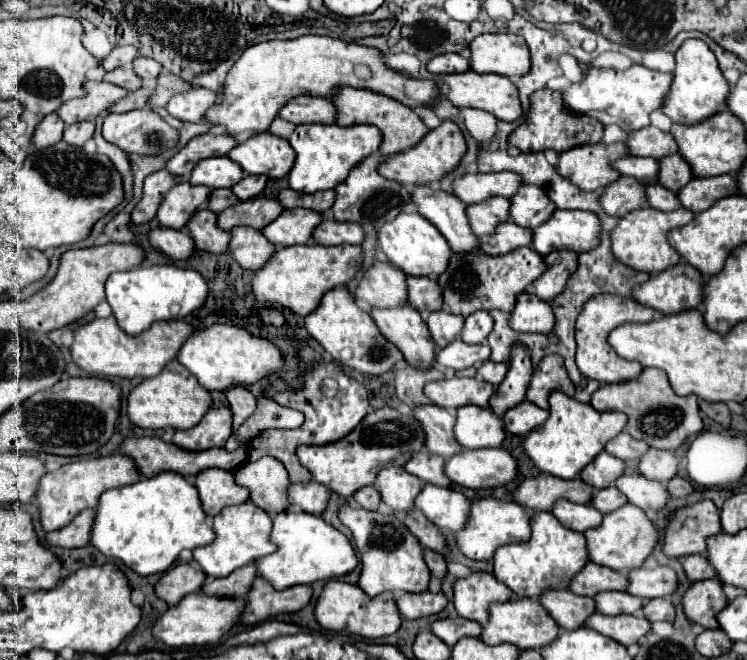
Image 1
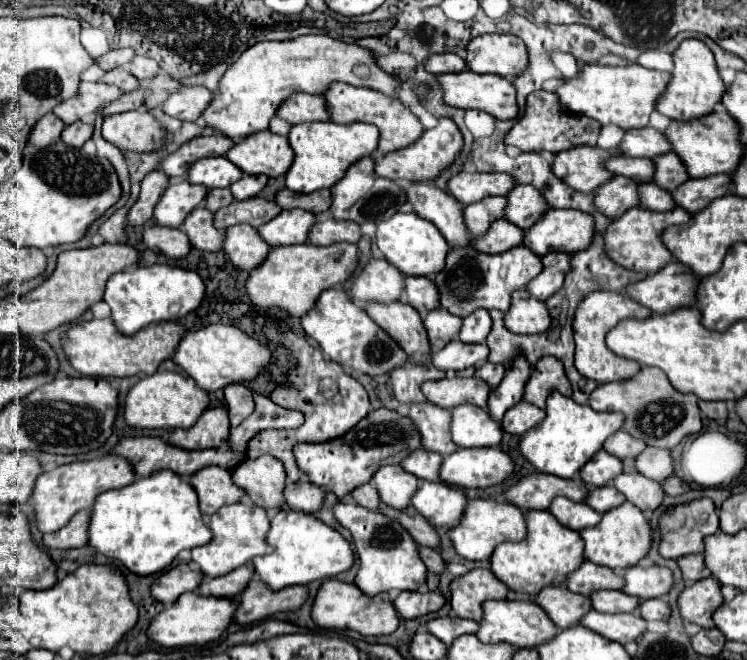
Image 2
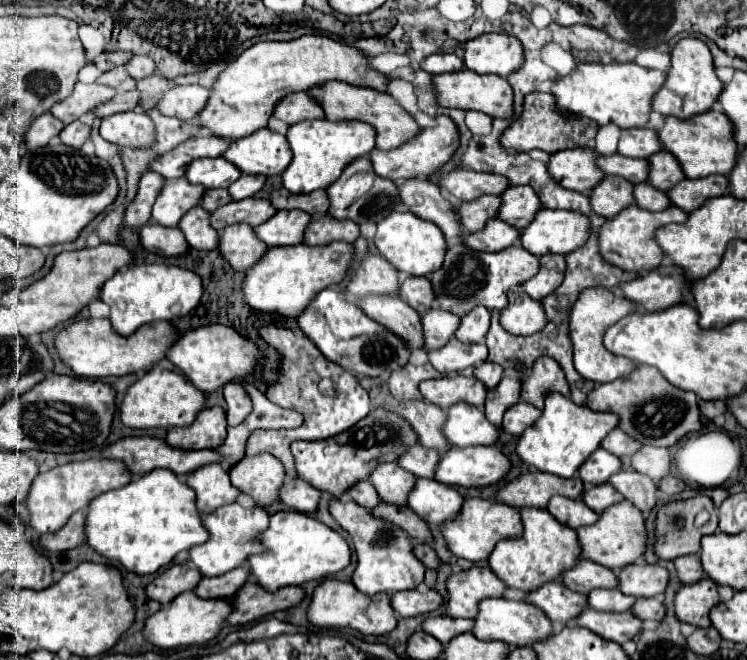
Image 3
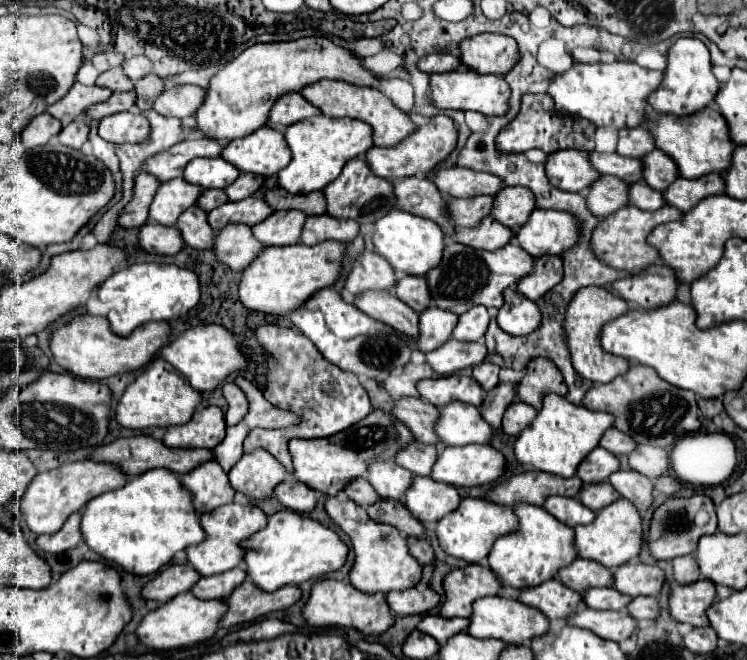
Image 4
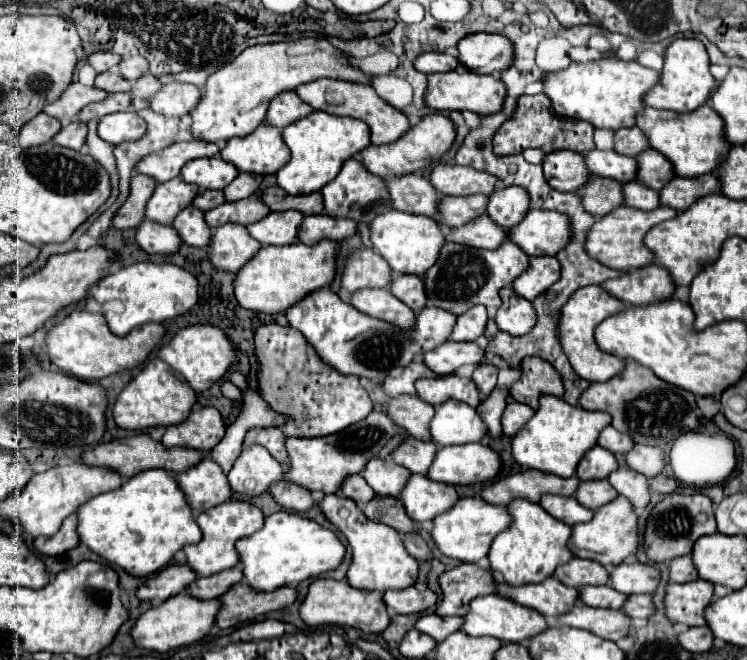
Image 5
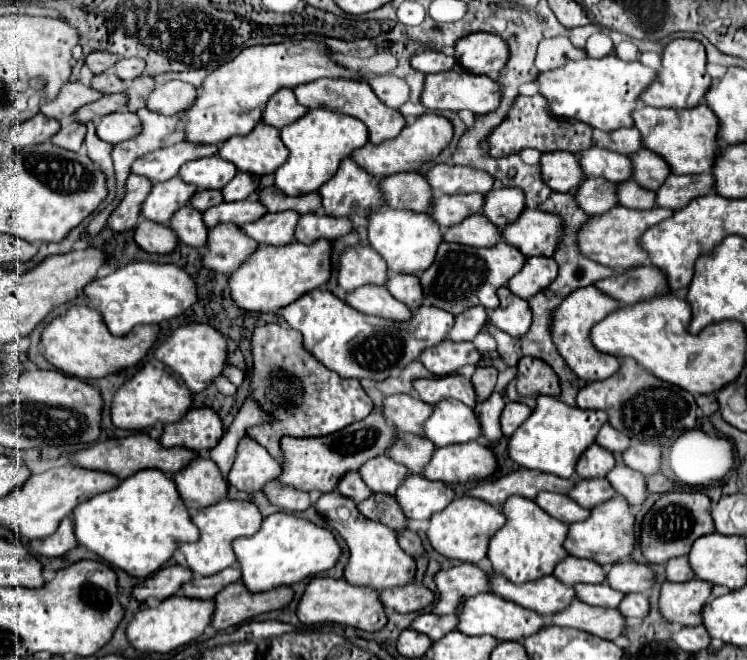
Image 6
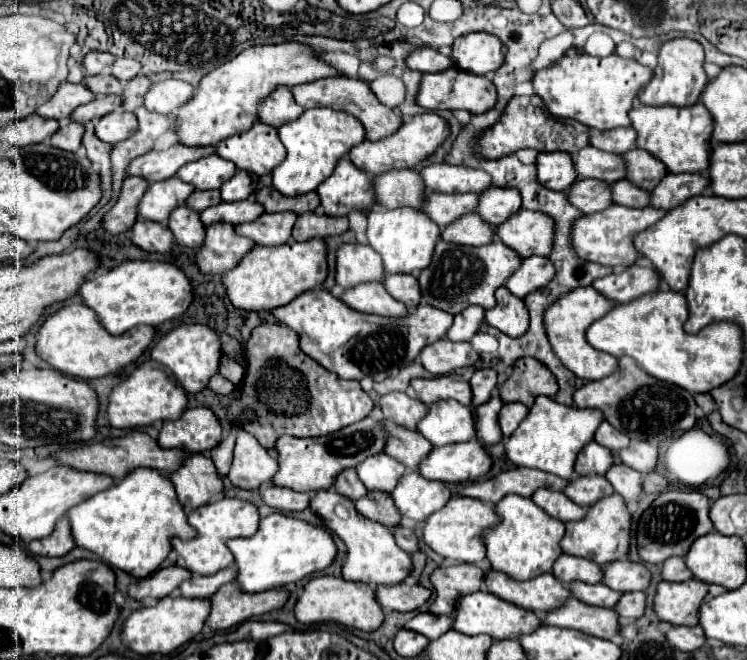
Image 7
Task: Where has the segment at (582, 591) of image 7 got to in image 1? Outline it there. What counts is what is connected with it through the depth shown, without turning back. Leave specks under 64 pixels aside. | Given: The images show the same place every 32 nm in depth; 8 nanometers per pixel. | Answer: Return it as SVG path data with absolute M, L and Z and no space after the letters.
M602 592L594 600L596 600L598 610L608 616L640 614L644 608L644 600L638 596L632 596L628 592Z

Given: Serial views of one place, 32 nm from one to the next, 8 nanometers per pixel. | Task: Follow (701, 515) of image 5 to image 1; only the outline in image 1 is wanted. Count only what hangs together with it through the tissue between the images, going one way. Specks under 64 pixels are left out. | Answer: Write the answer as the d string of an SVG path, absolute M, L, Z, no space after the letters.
M702 500L690 508L682 508L670 518L664 552L668 556L706 554L706 540L722 532L720 512L712 500Z

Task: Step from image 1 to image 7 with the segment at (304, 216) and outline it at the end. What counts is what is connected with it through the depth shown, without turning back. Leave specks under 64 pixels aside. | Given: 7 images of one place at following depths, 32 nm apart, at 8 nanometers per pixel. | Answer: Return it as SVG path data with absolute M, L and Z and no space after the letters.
M280 212L280 214L262 214L258 220L240 224L236 232L240 236L248 236L256 244L262 246L280 246L292 238L292 228L296 222L296 212Z

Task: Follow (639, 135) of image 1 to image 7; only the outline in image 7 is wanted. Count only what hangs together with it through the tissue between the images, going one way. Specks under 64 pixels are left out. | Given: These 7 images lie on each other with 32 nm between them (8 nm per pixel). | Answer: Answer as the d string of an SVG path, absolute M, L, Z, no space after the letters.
M614 128L614 130L602 132L600 136L592 134L590 144L600 148L600 150L606 150L606 152L626 154L628 150L636 148L636 130L632 130L632 128Z

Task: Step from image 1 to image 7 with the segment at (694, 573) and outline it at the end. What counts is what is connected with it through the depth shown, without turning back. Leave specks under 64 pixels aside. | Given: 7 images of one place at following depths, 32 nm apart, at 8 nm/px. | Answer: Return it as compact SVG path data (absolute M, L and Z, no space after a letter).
M668 558L664 564L662 564L662 578L668 580L668 582L684 582L684 580L690 580L692 572L688 570L684 558Z

